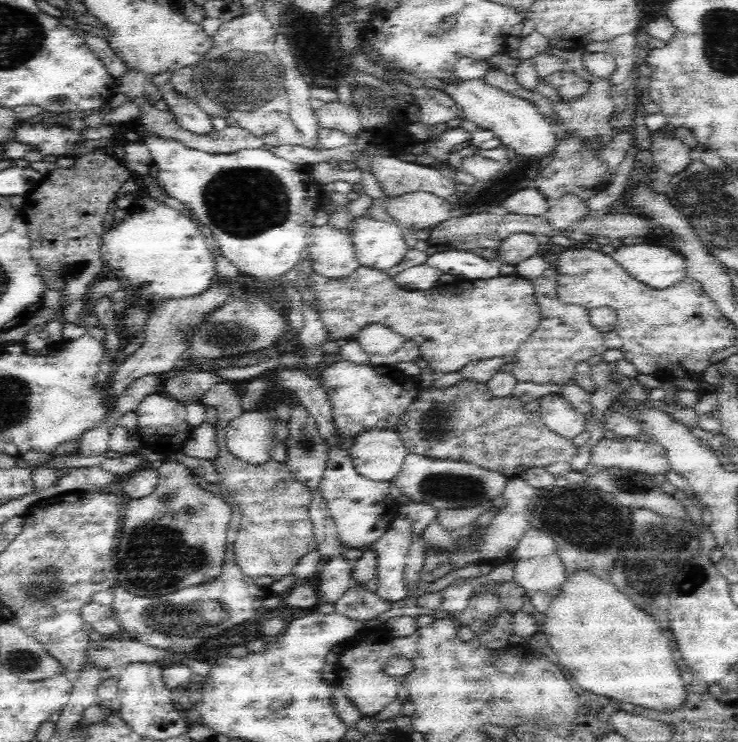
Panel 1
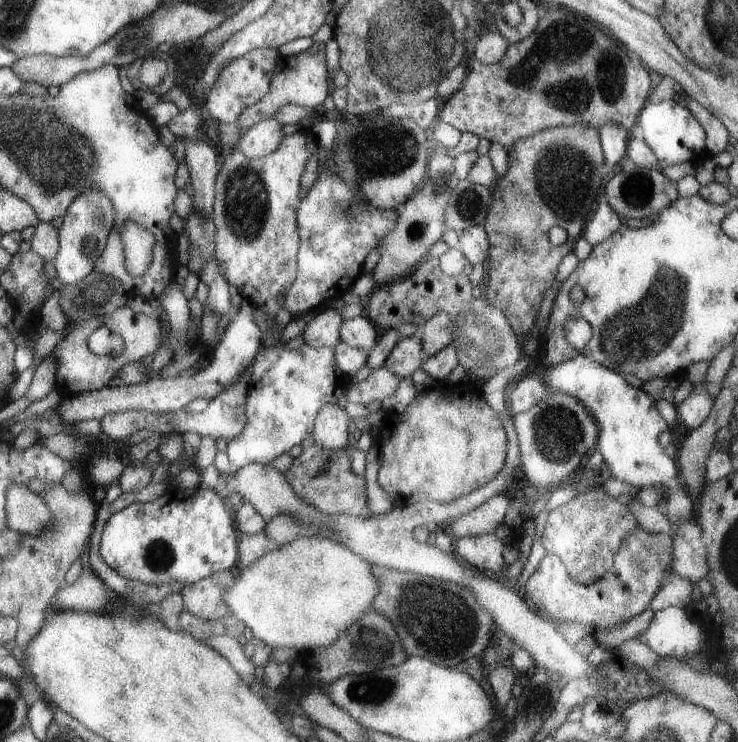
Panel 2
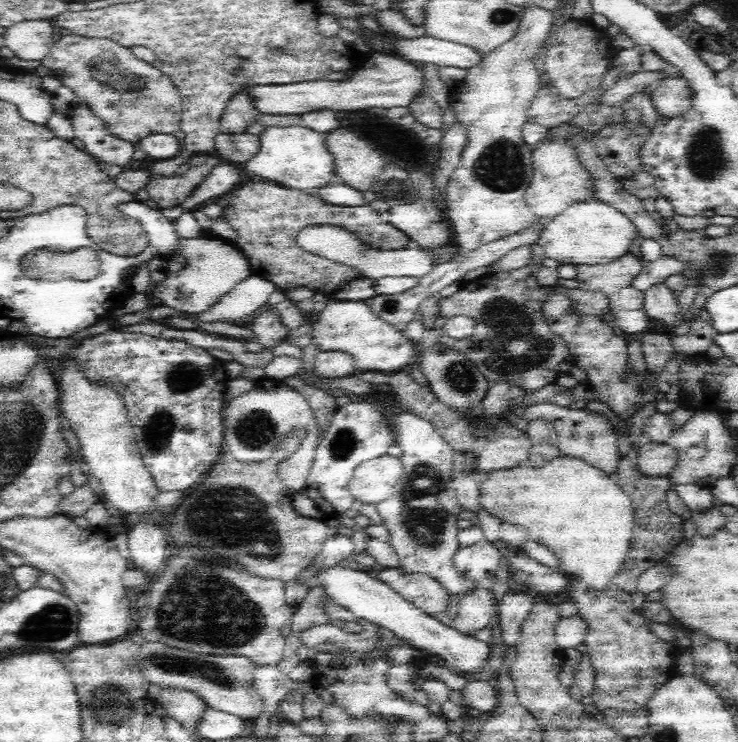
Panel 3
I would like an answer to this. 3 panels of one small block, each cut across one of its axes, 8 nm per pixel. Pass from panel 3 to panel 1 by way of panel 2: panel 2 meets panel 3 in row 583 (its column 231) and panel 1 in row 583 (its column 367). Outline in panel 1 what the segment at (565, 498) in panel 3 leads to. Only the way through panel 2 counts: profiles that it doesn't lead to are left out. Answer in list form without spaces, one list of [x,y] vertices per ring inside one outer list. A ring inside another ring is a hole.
[[[580,570],[572,576],[567,576],[564,580],[564,584],[560,587],[560,594],[550,604],[550,608],[545,612],[545,620],[541,627],[542,632],[546,635],[547,643],[551,646],[551,649],[556,653],[558,657],[557,664],[568,672],[574,679],[576,686],[580,687],[584,692],[588,694],[594,694],[594,696],[602,696],[602,698],[610,698],[612,702],[616,704],[634,704],[636,708],[654,711],[656,713],[676,713],[680,711],[687,702],[686,687],[682,674],[680,674],[680,663],[674,660],[674,656],[677,656],[675,649],[672,650],[674,644],[670,646],[670,640],[662,634],[659,622],[655,618],[650,618],[640,607],[634,606],[617,588],[614,588],[612,584],[608,584],[608,580],[600,579],[597,576],[592,576],[590,570]]]

